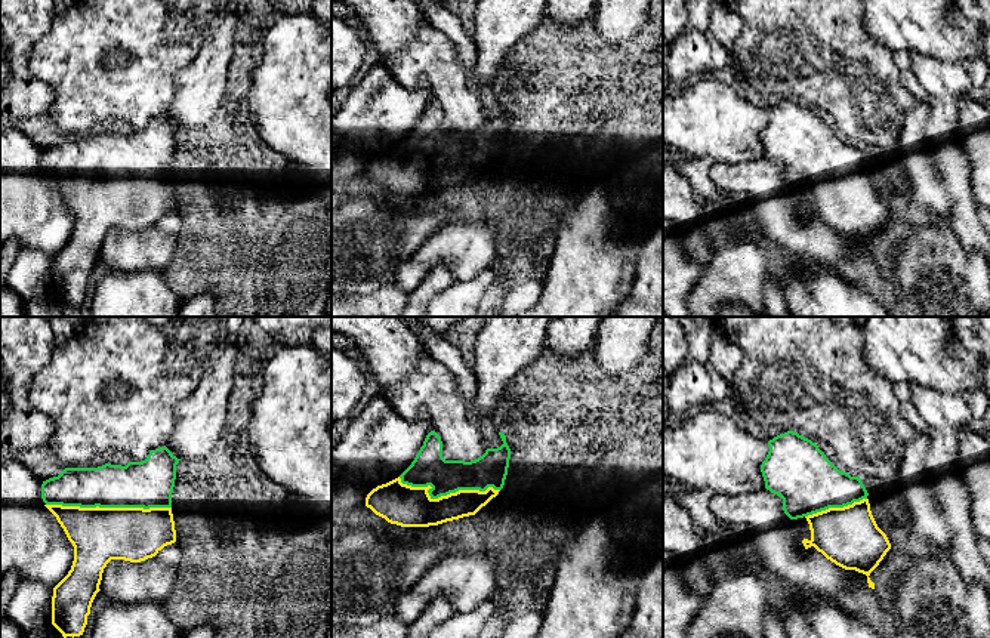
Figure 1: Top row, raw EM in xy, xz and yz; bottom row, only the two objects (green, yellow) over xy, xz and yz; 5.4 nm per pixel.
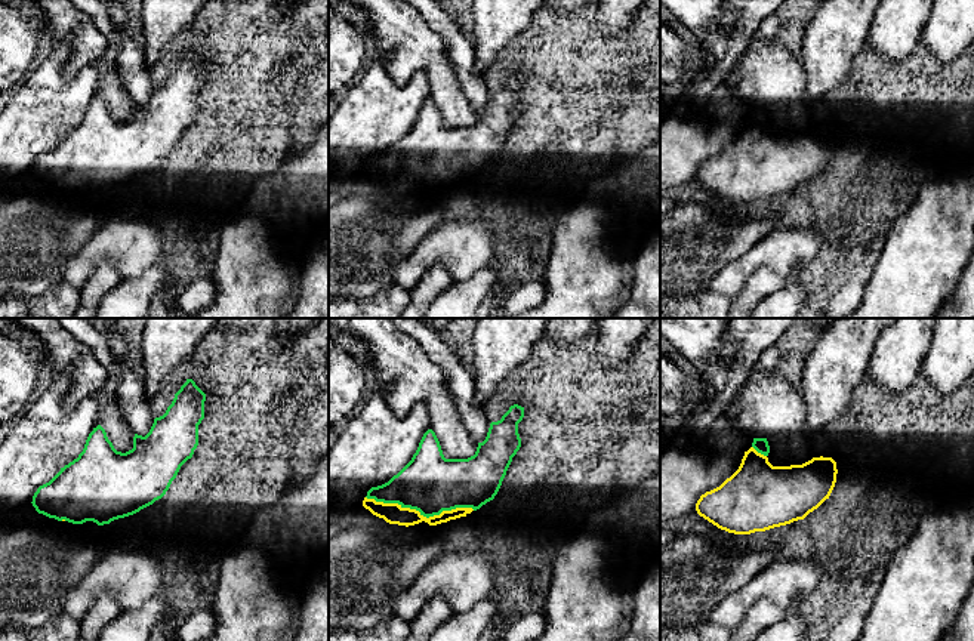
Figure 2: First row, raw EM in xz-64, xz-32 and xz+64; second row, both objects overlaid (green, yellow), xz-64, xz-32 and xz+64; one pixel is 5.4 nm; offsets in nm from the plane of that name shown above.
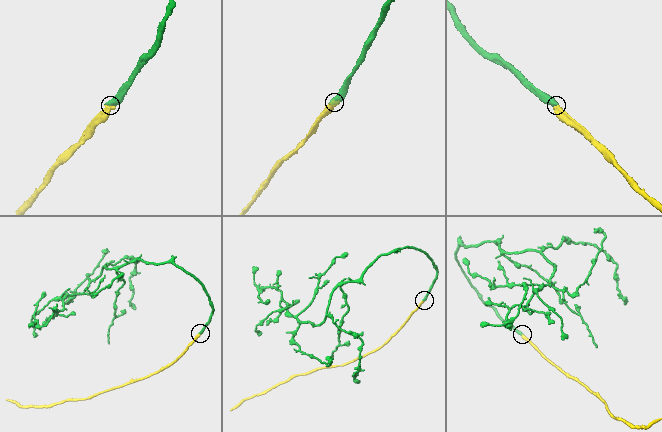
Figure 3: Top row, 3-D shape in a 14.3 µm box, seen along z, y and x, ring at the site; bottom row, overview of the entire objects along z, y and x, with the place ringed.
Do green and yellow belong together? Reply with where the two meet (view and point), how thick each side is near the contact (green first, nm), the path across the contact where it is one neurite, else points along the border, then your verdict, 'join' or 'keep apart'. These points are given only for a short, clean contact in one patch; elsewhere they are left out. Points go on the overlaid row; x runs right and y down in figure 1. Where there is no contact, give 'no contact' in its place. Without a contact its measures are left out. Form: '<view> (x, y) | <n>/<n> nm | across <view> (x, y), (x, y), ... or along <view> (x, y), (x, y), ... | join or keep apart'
xy (108, 506) | 260/300 nm | join

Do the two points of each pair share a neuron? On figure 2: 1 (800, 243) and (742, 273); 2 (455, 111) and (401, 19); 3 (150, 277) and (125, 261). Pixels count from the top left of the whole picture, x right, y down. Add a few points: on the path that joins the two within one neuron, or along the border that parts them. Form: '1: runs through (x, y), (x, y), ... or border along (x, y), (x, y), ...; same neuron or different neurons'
1: runs through (785, 252), (768, 252), (757, 258); same neuron
2: runs through (446, 89), (437, 64), (415, 42); same neuron
3: border along (157, 264), (145, 268), (136, 277), (123, 280); different neurons

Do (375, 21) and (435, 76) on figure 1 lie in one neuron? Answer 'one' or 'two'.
one

